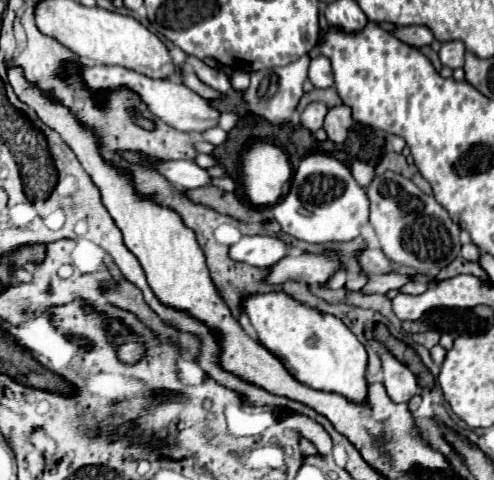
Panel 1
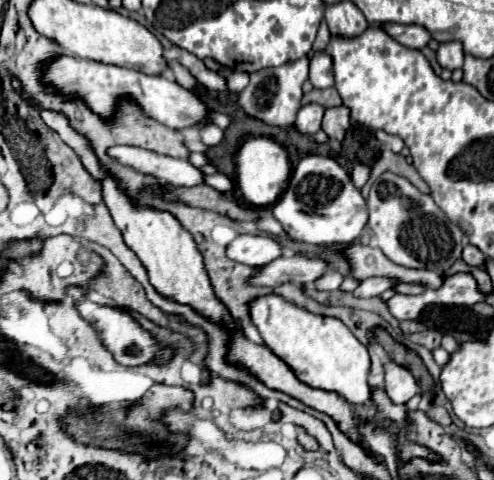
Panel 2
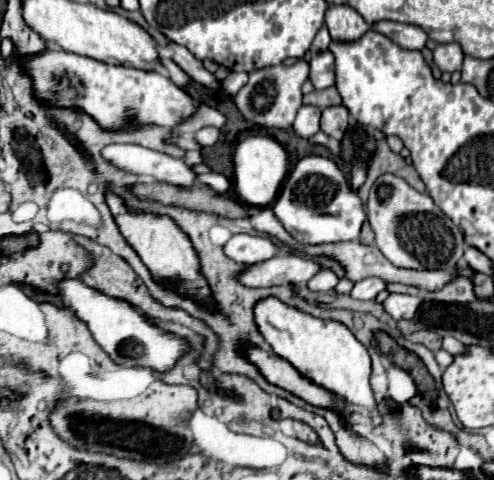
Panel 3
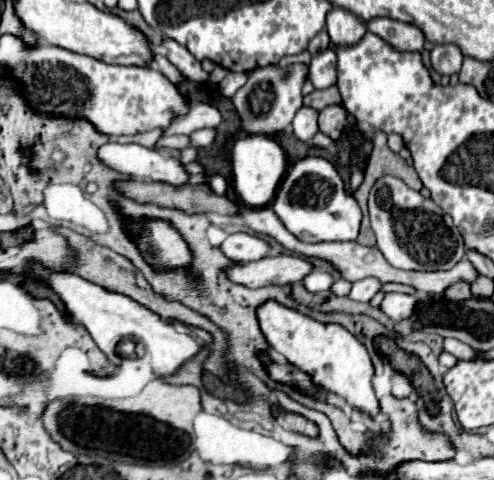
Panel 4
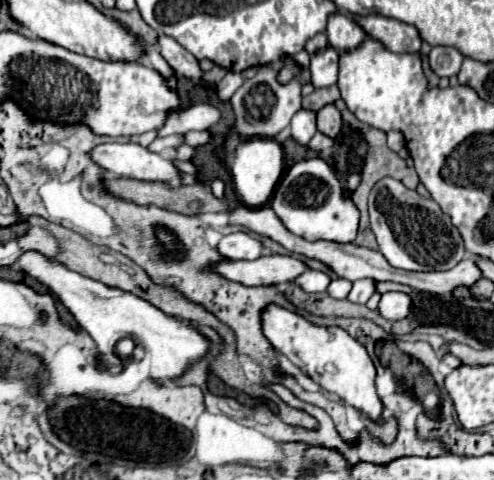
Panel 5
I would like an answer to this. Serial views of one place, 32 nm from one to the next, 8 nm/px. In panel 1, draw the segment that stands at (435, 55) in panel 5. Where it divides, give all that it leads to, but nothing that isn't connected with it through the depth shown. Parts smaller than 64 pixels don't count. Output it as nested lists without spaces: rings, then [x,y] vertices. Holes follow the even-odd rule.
[[[454,40],[454,42],[444,42],[438,56],[440,56],[440,62],[442,66],[448,66],[452,70],[456,68],[462,68],[464,66],[464,44],[460,40]]]

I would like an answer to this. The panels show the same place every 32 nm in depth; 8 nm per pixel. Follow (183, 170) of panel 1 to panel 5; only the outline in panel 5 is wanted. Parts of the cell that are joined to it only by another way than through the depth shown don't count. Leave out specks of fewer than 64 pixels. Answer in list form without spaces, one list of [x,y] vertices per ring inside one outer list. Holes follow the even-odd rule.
[[[98,144],[90,150],[90,158],[108,176],[178,184],[178,168],[172,160],[148,152],[140,144]]]

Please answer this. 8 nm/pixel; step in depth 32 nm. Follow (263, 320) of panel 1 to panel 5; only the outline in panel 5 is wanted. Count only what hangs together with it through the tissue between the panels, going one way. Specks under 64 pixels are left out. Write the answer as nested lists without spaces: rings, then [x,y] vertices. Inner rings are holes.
[[[270,304],[262,316],[264,336],[270,340],[274,350],[284,354],[292,364],[296,364],[304,374],[312,376],[312,380],[324,388],[326,392],[336,394],[342,402],[358,408],[370,420],[380,420],[384,404],[376,392],[376,368],[366,352],[366,348],[354,340],[348,332],[338,326],[322,328],[314,326],[306,318],[276,304]]]

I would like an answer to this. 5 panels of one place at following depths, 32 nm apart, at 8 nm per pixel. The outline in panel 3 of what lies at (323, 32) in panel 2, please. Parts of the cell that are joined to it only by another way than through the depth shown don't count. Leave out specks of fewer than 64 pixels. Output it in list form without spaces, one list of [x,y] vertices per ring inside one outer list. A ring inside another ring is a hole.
[[[324,24],[315,36],[309,51],[311,53],[319,53],[325,51],[328,49],[331,40],[332,39],[330,37],[329,31],[326,25]]]

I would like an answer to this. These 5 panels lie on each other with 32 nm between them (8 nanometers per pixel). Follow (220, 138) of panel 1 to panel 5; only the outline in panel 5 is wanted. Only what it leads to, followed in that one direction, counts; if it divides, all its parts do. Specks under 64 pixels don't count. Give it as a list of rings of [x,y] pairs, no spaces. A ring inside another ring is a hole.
[[[202,130],[202,132],[186,132],[184,134],[184,142],[188,144],[188,146],[202,146],[202,144],[206,144],[210,140],[210,134],[206,132],[206,130]]]

